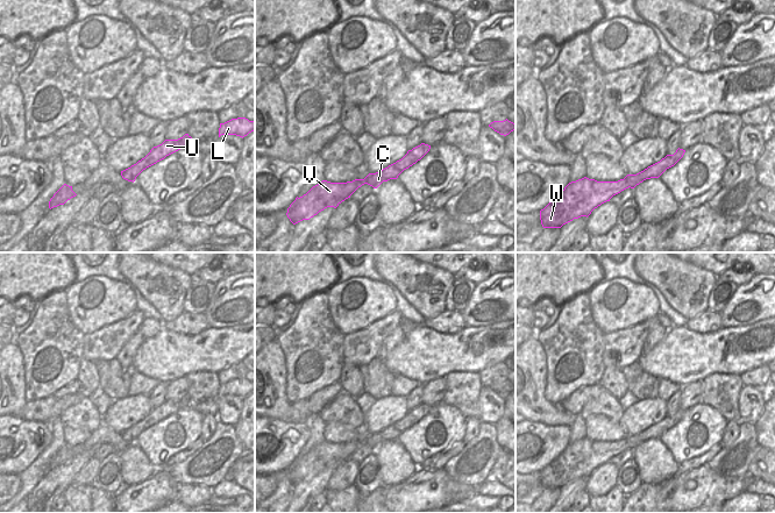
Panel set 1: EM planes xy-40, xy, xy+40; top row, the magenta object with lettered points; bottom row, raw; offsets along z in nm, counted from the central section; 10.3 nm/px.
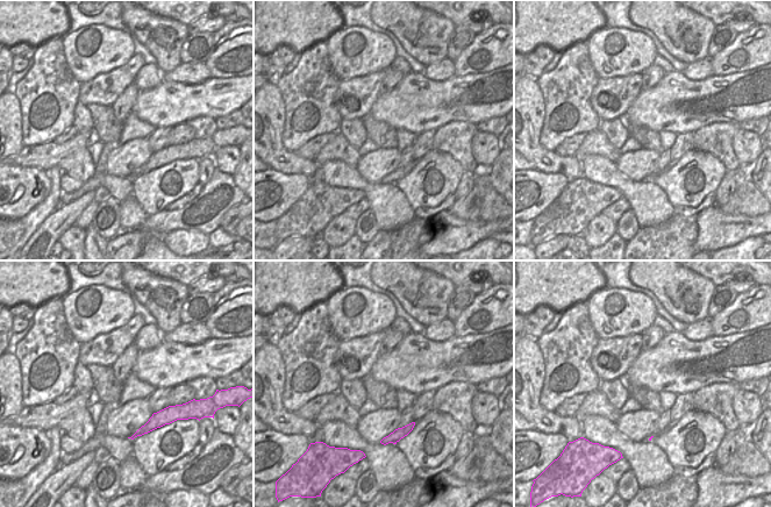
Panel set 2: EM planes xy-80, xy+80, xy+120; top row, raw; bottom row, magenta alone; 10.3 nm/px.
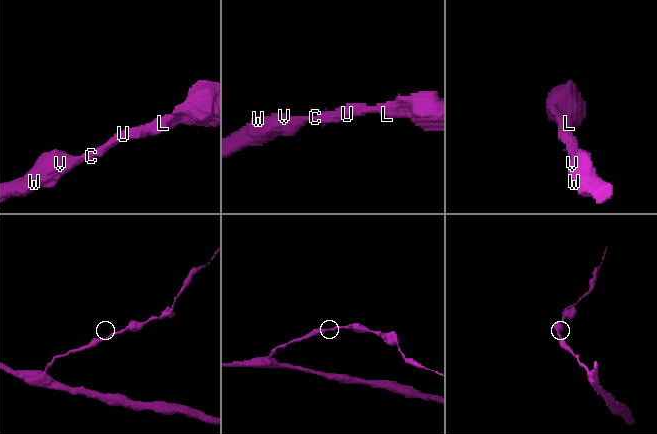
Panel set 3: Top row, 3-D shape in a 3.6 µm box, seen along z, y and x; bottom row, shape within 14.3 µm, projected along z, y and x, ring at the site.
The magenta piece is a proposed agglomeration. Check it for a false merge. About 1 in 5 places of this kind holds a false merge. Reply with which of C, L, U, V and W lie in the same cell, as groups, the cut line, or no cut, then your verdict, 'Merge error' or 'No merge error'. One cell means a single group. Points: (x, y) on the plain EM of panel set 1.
Groups: C L U V W. No split. No merge error.

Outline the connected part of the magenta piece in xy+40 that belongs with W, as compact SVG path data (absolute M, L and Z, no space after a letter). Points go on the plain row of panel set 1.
M677 409L674 415L667 415L660 422L648 427L637 435L627 435L618 442L597 442L586 437L569 443L559 457L553 459L540 471L543 489L561 489L563 485L589 477L591 472L621 451L646 440L659 439L667 429L674 427L684 415L685 411Z

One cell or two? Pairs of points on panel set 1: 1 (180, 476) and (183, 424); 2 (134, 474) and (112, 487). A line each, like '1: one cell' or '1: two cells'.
1: two cells
2: two cells

